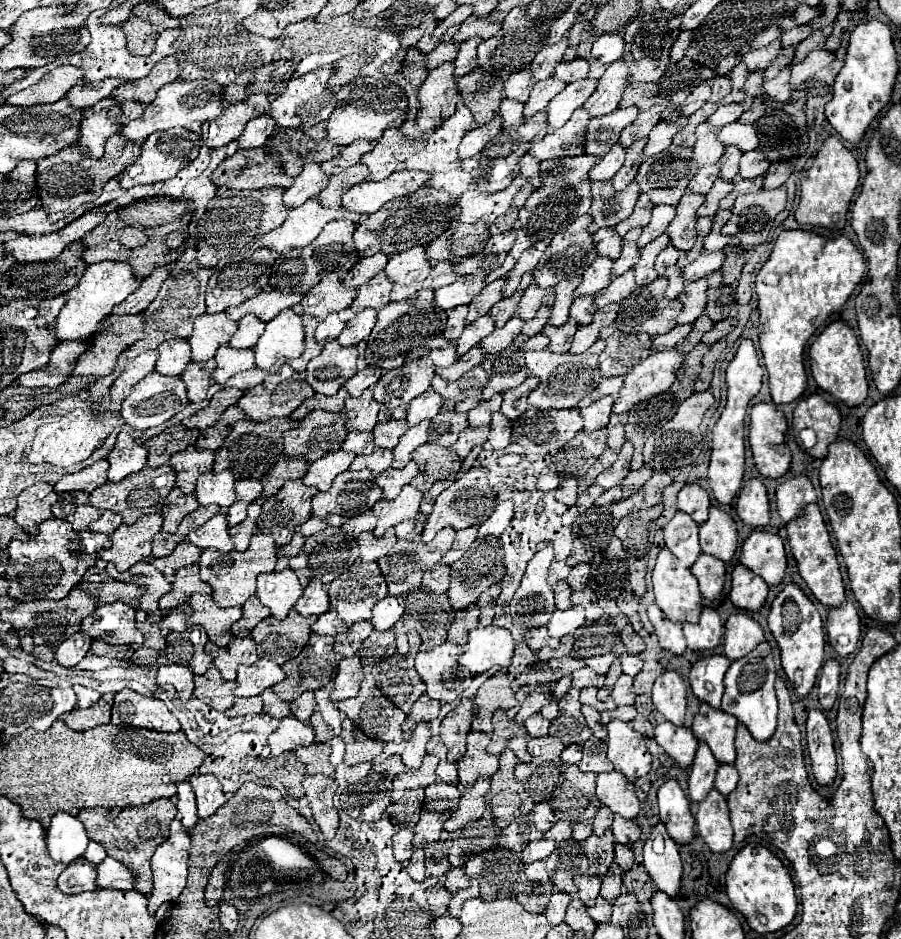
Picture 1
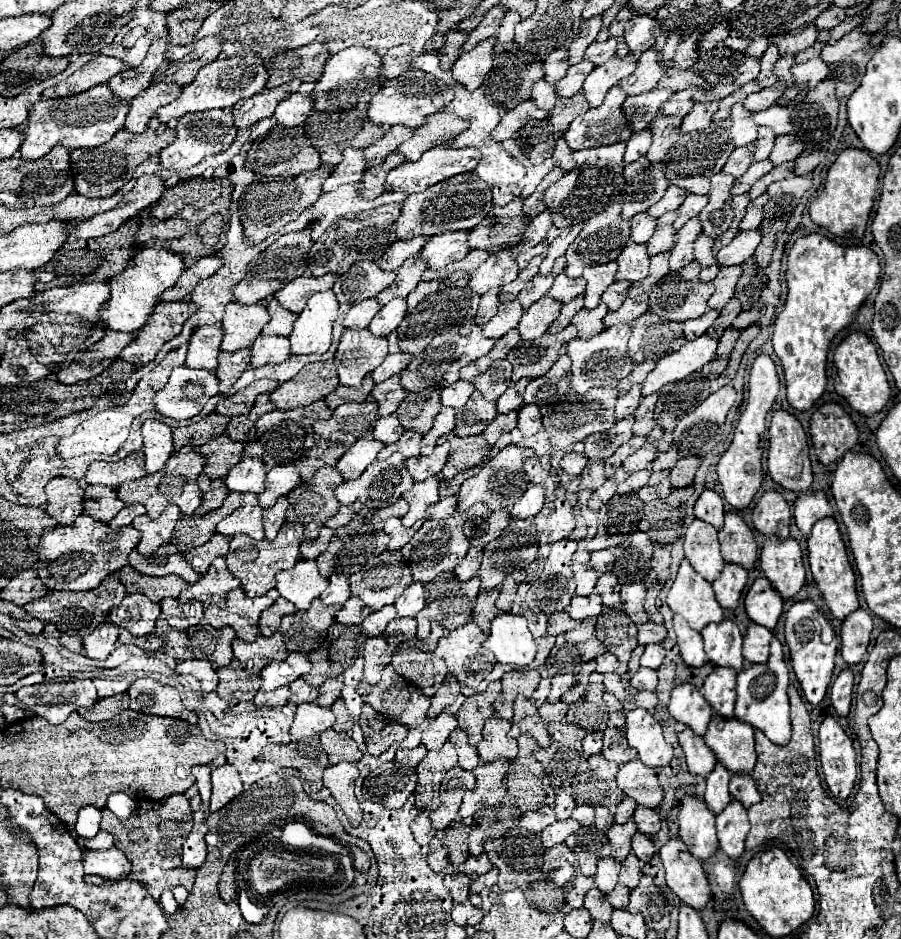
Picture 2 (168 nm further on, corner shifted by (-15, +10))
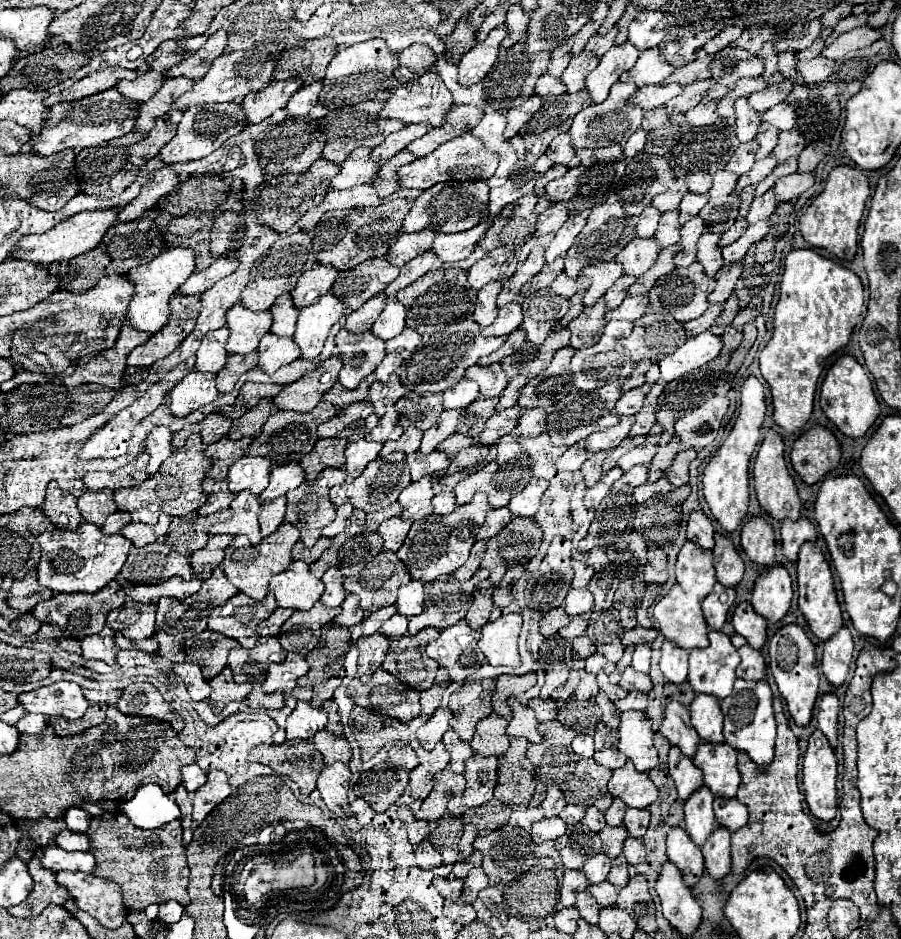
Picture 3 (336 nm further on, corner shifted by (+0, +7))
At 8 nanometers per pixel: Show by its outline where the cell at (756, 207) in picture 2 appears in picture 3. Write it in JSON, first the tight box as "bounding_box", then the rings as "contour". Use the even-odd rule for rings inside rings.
{"bounding_box":[747,190,779,224],"contour":[[[773,190],[765,192],[763,196],[757,196],[757,198],[753,200],[753,204],[751,204],[749,214],[747,214],[747,222],[749,222],[749,224],[755,224],[755,222],[759,222],[759,220],[769,218],[769,216],[775,212],[777,204],[779,204],[779,202],[777,202]]]}

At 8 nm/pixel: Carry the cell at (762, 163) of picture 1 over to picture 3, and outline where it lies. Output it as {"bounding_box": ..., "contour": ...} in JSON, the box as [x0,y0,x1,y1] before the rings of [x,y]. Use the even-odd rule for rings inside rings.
{"bounding_box":[771,130,807,162],"contour":[[[799,130],[781,132],[779,134],[779,144],[771,152],[771,156],[775,156],[779,162],[785,162],[791,156],[799,156],[805,146],[807,146],[807,140],[803,138],[803,134]]]}

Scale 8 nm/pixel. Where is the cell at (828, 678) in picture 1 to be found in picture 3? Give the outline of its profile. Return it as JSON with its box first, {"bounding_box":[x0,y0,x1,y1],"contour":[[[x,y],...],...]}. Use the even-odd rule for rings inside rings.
{"bounding_box":[817,694,839,748],"contour":[[[825,694],[817,708],[819,730],[829,740],[829,746],[837,748],[837,716],[839,716],[839,700],[835,694]]]}

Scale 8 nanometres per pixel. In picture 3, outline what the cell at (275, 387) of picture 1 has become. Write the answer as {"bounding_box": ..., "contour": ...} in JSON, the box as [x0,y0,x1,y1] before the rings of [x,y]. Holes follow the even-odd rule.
{"bounding_box":[273,360,341,412],"contour":[[[323,360],[315,370],[307,372],[297,382],[285,386],[281,394],[273,398],[275,406],[281,410],[295,410],[295,412],[309,412],[317,406],[323,394],[337,382],[341,360]]]}

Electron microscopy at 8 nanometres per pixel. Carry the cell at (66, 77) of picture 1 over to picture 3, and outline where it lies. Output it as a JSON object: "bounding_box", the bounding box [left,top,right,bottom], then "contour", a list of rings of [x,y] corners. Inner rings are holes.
{"bounding_box":[45,68,137,108],"contour":[[[107,68],[103,72],[95,72],[91,76],[85,76],[83,80],[75,82],[73,88],[69,90],[63,90],[59,94],[51,94],[45,98],[45,104],[47,108],[59,104],[59,102],[73,102],[73,100],[81,100],[81,98],[87,98],[87,96],[93,96],[93,94],[99,94],[103,90],[109,90],[109,88],[115,88],[119,80],[133,80],[137,78],[137,72],[135,70],[125,70],[125,68]]]}

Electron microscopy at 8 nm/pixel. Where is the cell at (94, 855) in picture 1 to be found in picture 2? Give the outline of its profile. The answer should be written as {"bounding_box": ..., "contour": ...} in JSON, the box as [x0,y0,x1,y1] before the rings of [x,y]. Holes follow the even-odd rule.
{"bounding_box":[82,831,114,849],"contour":[[[100,831],[96,837],[84,839],[82,843],[84,843],[86,849],[110,849],[114,845],[114,837],[110,833],[106,833],[106,831]]]}

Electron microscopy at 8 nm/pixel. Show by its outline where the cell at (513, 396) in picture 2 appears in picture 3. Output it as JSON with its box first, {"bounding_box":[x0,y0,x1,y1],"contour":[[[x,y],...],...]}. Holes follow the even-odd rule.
{"bounding_box":[497,376,529,410],"contour":[[[515,376],[515,378],[511,378],[511,382],[507,384],[507,388],[501,394],[501,400],[497,404],[497,410],[505,410],[505,408],[513,406],[517,402],[517,398],[521,396],[521,390],[527,384],[527,380],[529,380],[527,376]]]}

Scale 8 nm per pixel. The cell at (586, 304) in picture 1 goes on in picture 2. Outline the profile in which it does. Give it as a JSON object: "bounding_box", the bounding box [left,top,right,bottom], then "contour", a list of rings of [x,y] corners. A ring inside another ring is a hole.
{"bounding_box":[600,281,630,311],"contour":[[[616,281],[616,283],[612,283],[612,285],[600,295],[600,301],[608,305],[608,311],[616,311],[616,309],[622,305],[622,301],[626,299],[628,287],[630,287],[630,283]]]}

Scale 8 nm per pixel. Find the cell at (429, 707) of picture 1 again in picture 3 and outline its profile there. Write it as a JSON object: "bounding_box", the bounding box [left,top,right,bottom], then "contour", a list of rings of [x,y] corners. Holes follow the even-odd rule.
{"bounding_box":[421,682,445,716],"contour":[[[435,682],[433,688],[421,692],[421,708],[423,708],[423,714],[431,716],[431,714],[437,710],[437,706],[439,706],[439,702],[441,702],[441,692],[443,692],[443,688],[445,688],[445,686],[443,686],[441,682]]]}

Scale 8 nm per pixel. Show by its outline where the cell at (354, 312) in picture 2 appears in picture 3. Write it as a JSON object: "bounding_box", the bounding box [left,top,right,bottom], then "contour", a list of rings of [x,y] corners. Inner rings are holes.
{"bounding_box":[347,292,387,332],"contour":[[[383,292],[373,296],[359,310],[355,310],[355,312],[351,312],[347,316],[347,330],[353,330],[353,332],[369,330],[373,326],[373,322],[377,320],[377,316],[383,312],[385,304],[387,304],[387,296]]]}

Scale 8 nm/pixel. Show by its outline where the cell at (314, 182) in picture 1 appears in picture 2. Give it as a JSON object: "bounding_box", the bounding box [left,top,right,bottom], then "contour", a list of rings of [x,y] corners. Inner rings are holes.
{"bounding_box":[322,149,366,193],"contour":[[[344,149],[342,161],[334,167],[330,177],[324,181],[322,191],[328,193],[328,191],[338,189],[340,185],[358,183],[364,169],[366,169],[366,163],[364,163],[364,157],[360,155],[360,149]]]}

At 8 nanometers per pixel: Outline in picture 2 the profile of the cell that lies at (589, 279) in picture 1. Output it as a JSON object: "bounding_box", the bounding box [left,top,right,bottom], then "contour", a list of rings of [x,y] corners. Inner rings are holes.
{"bounding_box":[616,243,650,281],"contour":[[[626,243],[626,247],[620,251],[616,265],[616,281],[640,281],[644,275],[648,275],[648,263],[650,255],[646,253],[646,245],[638,243]]]}

